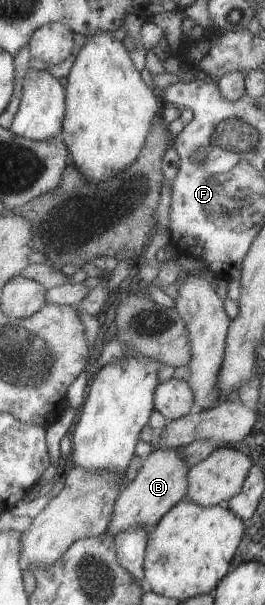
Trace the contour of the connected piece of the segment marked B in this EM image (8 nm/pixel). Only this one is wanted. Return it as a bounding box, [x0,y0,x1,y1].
[107,448,189,537]

